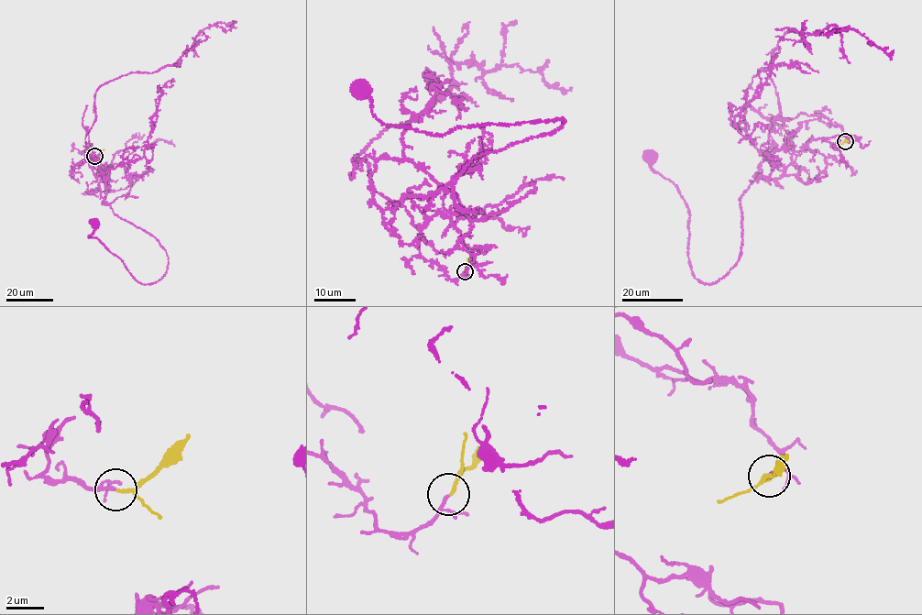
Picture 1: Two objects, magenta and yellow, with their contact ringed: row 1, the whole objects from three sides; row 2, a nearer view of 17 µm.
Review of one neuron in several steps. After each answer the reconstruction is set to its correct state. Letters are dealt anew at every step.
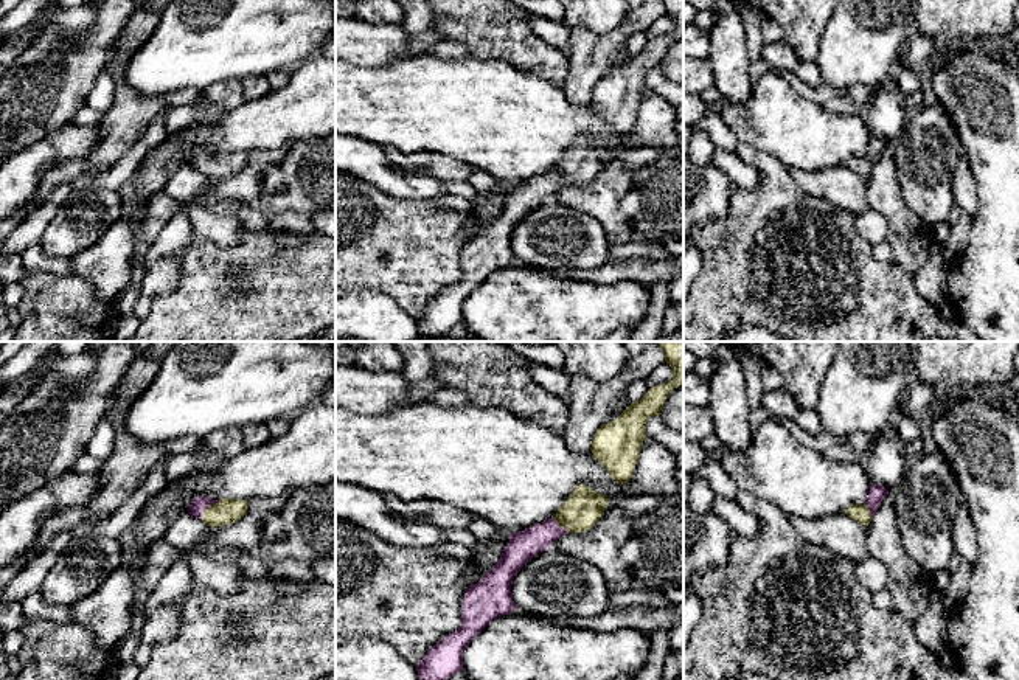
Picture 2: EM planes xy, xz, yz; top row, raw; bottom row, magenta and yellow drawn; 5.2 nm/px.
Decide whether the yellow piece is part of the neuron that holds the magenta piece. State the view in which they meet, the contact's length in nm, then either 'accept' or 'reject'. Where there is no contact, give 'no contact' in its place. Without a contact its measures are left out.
contact in xy; length 140 nm; accept

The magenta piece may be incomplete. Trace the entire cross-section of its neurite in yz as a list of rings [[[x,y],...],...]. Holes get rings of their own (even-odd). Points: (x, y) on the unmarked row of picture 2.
[[[871,135],[865,154],[862,157],[848,158],[845,166],[857,175],[868,179],[887,146],[889,143],[884,138]]]

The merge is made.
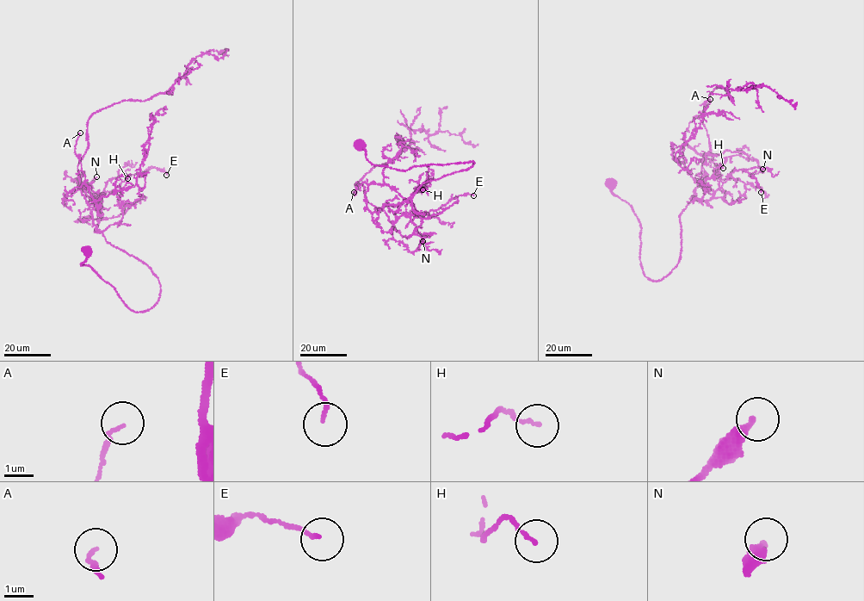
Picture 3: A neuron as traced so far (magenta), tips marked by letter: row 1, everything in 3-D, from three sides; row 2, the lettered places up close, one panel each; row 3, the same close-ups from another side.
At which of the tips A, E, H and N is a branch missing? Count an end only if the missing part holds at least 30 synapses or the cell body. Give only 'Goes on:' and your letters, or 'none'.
Goes on: none

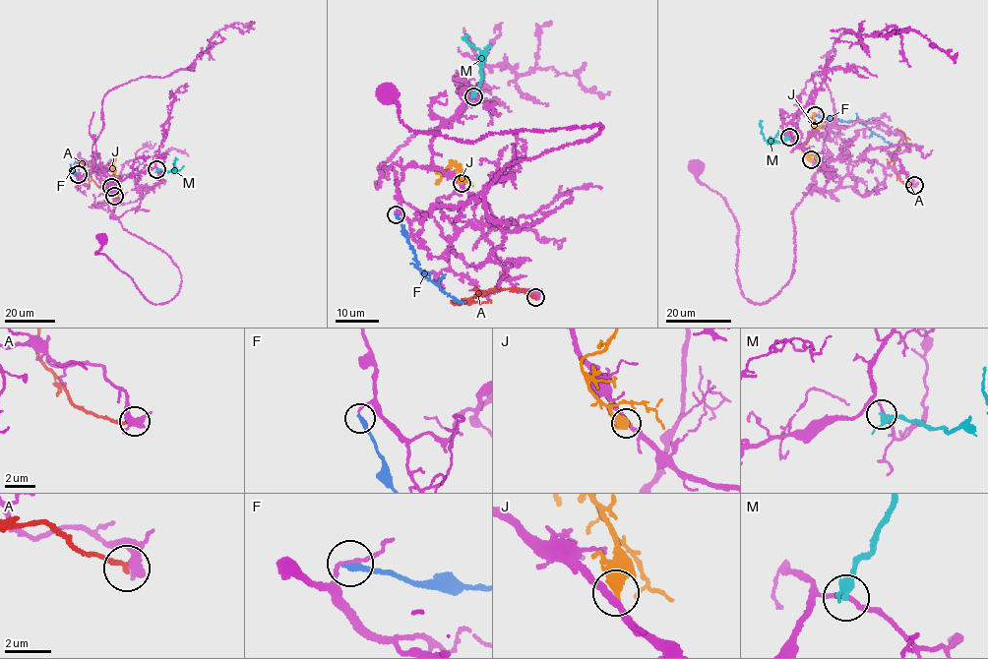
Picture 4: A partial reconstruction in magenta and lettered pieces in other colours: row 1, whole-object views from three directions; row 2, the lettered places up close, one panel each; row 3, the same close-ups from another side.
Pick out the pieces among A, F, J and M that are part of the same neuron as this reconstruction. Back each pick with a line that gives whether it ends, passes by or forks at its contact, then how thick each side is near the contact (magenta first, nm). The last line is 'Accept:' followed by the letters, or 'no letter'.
Accept: no letter

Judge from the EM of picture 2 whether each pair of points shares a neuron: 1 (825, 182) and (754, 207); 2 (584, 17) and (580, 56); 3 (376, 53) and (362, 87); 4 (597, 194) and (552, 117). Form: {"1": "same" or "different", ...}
{"1": "different", "2": "different", "3": "different", "4": "different"}

